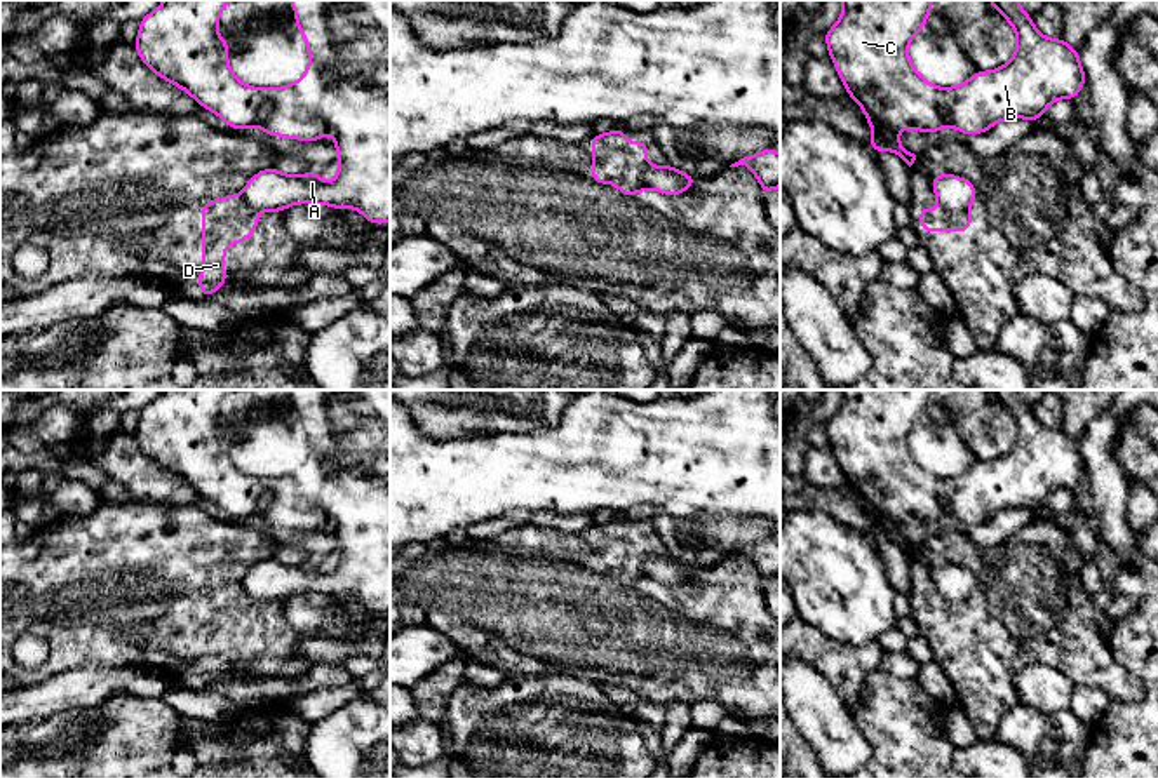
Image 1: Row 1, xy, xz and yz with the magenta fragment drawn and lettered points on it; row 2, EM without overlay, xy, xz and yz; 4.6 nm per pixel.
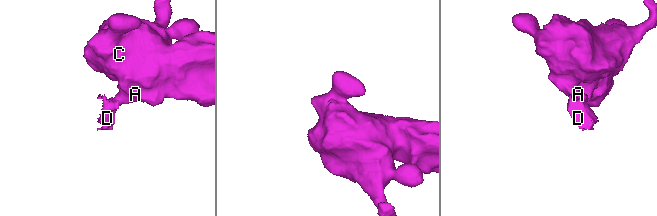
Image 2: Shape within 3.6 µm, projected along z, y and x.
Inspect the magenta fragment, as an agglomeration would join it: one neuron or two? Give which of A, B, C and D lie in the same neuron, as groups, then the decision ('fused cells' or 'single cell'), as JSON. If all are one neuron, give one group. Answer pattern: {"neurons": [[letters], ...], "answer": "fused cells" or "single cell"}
{"neurons": [["A", "B", "C"], ["D"]], "answer": "fused cells"}

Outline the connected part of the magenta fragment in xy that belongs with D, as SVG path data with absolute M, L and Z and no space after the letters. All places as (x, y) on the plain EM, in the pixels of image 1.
M242 585L202 592L202 660L197 675L202 689L230 674L225 667L225 637L244 634L258 621L258 600Z

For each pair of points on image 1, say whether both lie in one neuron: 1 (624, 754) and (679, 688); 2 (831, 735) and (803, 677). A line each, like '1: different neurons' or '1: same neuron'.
1: different neurons
2: same neuron

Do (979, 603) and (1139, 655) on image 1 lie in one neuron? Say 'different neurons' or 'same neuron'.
different neurons

